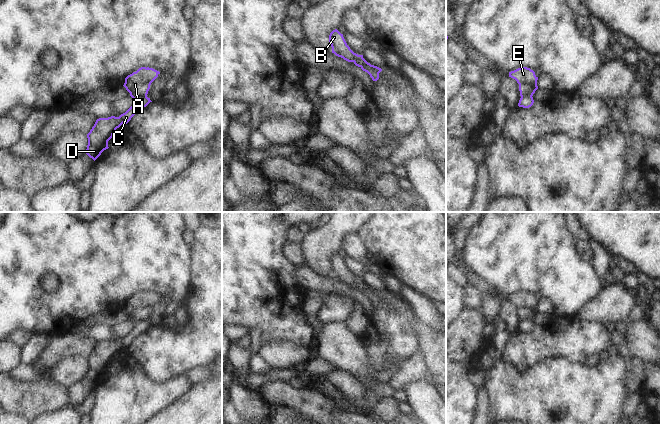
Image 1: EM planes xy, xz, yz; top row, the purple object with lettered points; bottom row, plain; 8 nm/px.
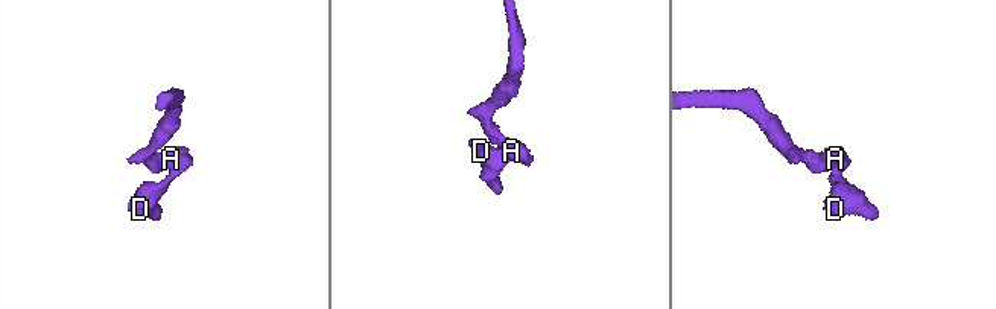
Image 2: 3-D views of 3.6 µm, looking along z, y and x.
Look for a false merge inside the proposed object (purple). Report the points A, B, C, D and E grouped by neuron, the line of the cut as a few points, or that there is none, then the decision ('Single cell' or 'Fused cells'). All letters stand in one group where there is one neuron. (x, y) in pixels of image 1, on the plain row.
Groups: A B E / C D. Split along xy (146, 319), (134, 323). Fused cells.

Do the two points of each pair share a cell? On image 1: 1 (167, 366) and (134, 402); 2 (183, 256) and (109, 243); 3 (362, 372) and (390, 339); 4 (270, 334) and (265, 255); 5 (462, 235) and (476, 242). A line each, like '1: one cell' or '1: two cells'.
1: two cells
2: one cell
3: two cells
4: one cell
5: two cells

